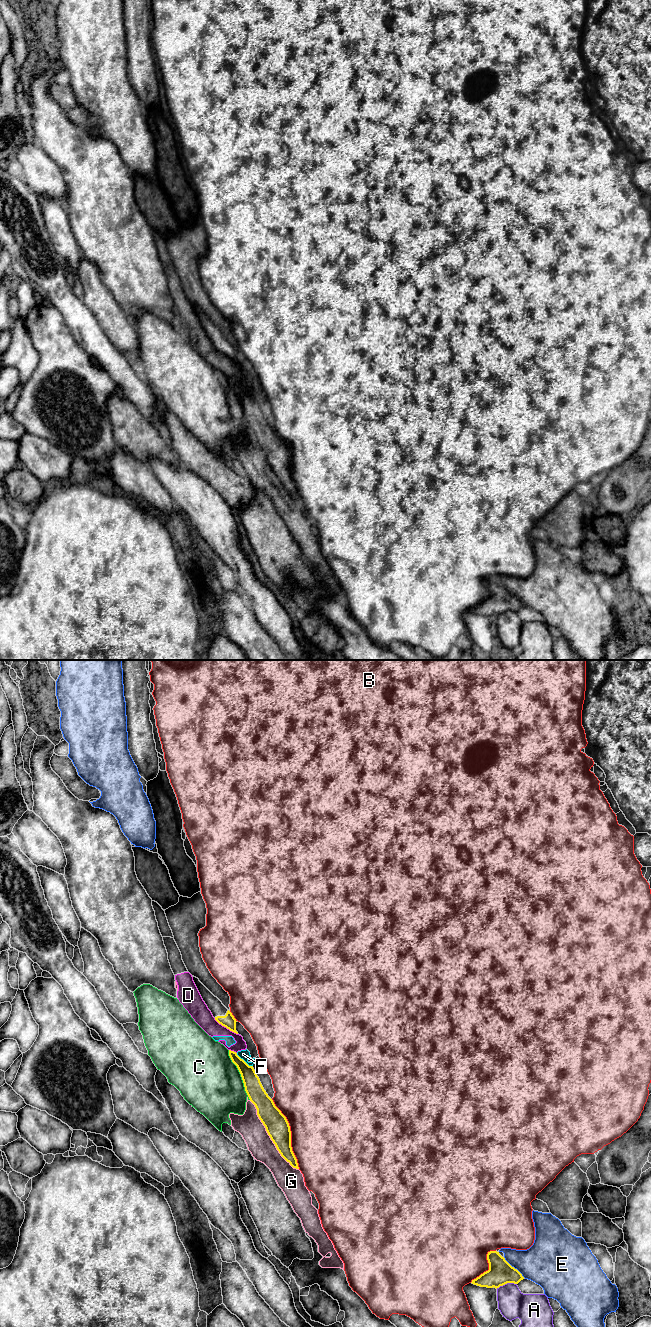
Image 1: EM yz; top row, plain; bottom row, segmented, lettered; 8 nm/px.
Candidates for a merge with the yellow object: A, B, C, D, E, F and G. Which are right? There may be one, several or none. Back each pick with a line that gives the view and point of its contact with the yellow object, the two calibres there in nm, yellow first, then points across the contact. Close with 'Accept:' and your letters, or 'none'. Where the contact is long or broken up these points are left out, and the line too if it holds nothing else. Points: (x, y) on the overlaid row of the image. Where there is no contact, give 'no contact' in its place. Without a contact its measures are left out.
Accept: none

